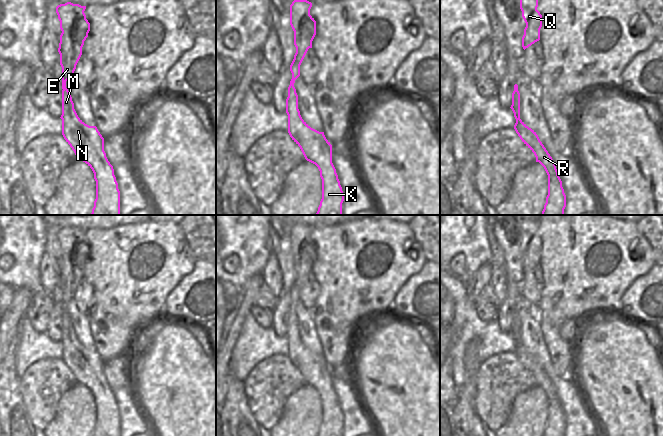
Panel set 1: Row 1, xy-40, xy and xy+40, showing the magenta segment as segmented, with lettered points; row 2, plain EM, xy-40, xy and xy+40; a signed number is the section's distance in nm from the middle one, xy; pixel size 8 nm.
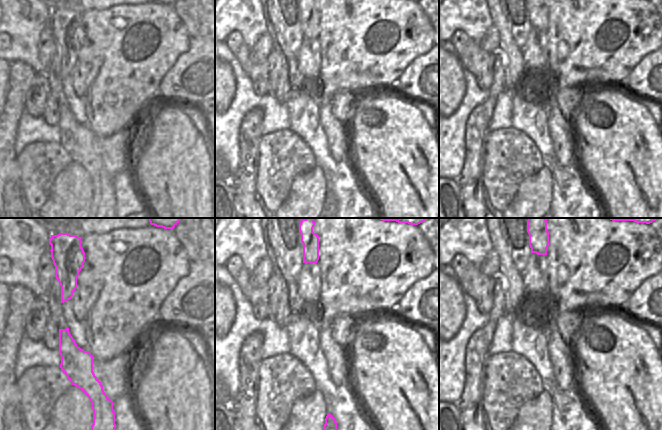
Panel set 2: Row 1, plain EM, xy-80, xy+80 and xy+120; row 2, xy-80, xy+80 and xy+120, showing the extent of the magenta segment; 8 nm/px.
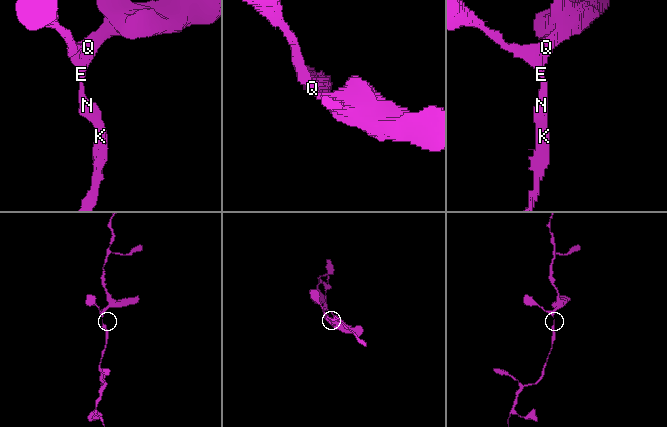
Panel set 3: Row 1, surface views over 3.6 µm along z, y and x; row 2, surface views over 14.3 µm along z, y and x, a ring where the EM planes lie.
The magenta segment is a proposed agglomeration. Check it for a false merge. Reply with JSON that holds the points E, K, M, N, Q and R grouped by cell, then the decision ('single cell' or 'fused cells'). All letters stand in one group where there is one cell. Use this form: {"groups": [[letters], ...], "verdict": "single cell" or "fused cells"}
{"groups": [["E", "K", "M", "N", "Q", "R"]], "verdict": "single cell"}

